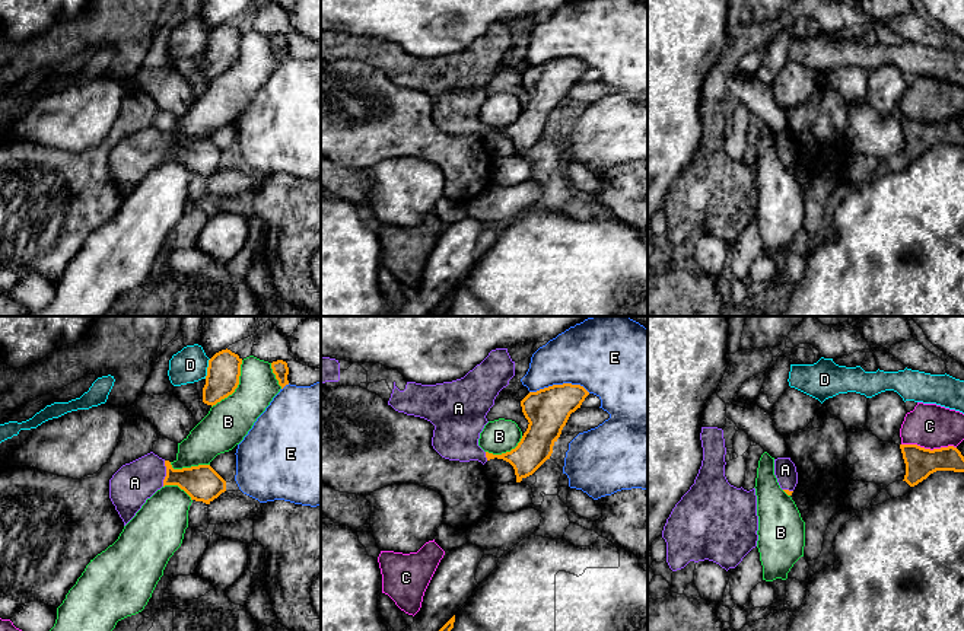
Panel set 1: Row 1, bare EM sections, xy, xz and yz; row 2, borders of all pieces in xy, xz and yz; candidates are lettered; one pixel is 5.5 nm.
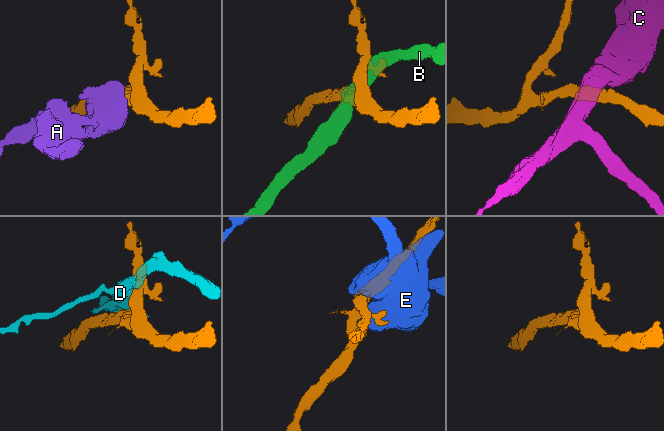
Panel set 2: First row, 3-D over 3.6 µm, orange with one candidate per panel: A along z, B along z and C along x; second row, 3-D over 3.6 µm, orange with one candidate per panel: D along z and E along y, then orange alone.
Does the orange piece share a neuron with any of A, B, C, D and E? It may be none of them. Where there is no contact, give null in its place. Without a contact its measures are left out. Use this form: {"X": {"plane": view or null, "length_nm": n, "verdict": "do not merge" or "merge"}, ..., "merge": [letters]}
{"A": {"plane": "xy", "length_nm": 140, "verdict": "merge"}, "B": {"plane": "xy", "length_nm": 320, "verdict": "do not merge"}, "C": {"plane": "yz", "length_nm": 300, "verdict": "do not merge"}, "D": {"plane": "xy", "length_nm": 120, "verdict": "do not merge"}, "E": {"plane": "xz", "length_nm": 340, "verdict": "do not merge"}, "merge": ["A"]}

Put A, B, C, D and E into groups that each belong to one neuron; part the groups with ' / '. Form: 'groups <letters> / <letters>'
groups A / B / C / D / E

